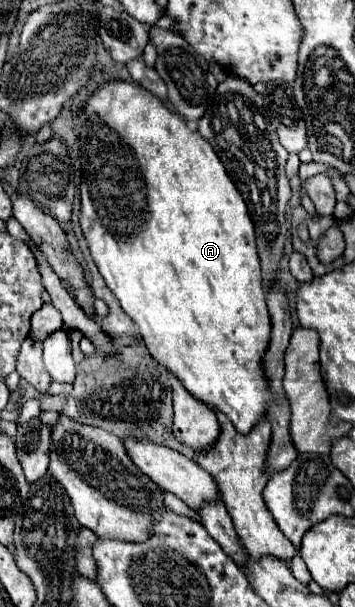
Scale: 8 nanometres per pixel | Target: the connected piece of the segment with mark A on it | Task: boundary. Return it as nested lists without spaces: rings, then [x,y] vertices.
[[[106,81],[102,83],[84,103],[82,111],[78,113],[74,121],[74,129],[80,141],[80,159],[82,159],[82,183],[80,183],[80,227],[84,231],[84,237],[88,241],[92,259],[104,277],[108,289],[116,295],[120,301],[120,307],[126,311],[126,315],[140,327],[142,341],[146,343],[148,351],[156,361],[160,361],[170,373],[174,373],[182,385],[196,395],[196,399],[208,403],[214,409],[220,409],[232,423],[238,427],[238,431],[246,433],[254,427],[254,423],[264,417],[266,403],[272,399],[270,391],[266,389],[264,375],[260,369],[262,355],[266,351],[268,339],[270,339],[270,315],[264,301],[262,291],[262,277],[260,277],[260,263],[256,253],[256,233],[252,219],[246,211],[246,203],[242,195],[238,195],[238,189],[234,183],[230,183],[230,177],[226,175],[226,169],[222,167],[222,161],[218,159],[216,151],[196,135],[192,129],[188,129],[186,121],[172,111],[162,99],[156,95],[150,95],[150,91],[142,89],[134,81]]]

